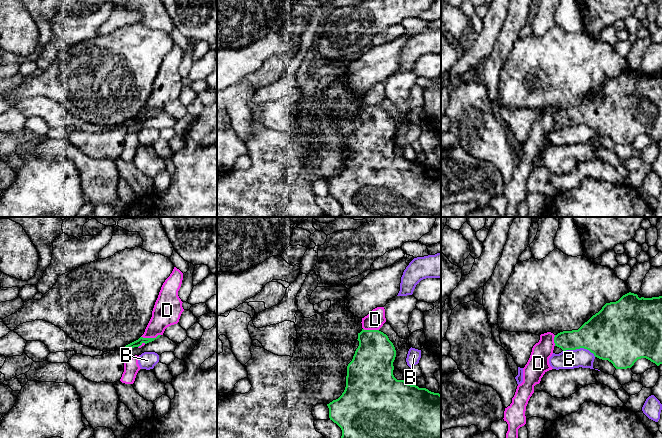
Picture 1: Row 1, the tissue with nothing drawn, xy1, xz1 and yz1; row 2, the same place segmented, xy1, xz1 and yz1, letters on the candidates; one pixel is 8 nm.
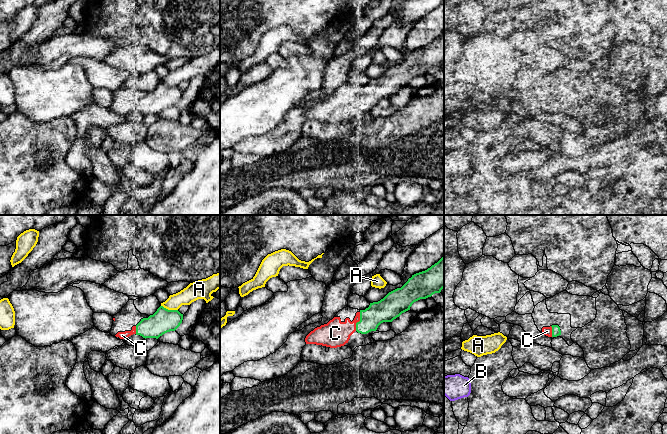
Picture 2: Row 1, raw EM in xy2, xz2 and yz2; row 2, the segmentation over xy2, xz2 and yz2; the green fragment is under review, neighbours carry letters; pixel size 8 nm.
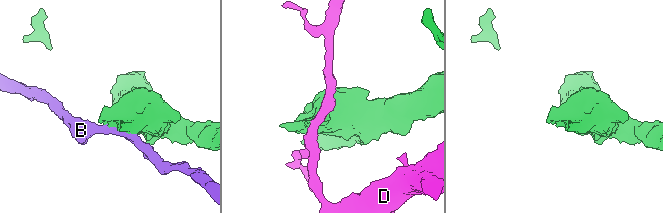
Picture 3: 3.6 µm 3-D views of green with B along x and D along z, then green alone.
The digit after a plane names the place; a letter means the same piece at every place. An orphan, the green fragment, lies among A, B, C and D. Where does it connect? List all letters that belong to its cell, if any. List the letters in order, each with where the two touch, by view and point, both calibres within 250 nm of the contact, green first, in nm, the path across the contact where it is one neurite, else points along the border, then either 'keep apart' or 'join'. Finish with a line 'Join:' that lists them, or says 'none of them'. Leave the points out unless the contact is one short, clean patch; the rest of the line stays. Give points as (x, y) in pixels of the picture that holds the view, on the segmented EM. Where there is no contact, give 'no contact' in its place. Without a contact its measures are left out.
A: meets green in xy2 at (169, 310); 190 nm thick on the green side, 140 nm on the other; keep apart
B: meets green in yz1 at (579, 348); 380 nm thick on the green side, 160 nm on the other; keep apart
C: meets green in xz2 at (359, 321); 190 nm thick on the green side, 220 nm on the other; join
D: meets green in xy1 at (150, 338); 60 nm thick on the green side, 220 nm on the other; border along xy1 (160, 334), (155, 337), (141, 337); keep apart
Join: C

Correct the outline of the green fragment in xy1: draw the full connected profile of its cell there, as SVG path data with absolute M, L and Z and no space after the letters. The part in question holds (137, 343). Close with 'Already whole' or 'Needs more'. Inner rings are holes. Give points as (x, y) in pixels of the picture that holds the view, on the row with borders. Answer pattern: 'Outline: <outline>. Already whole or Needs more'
Outline: M158 335L156 338L143 338L143 337L140 337L138 340L126 345L125 347L128 348L128 349L132 349L134 347L139 347L141 346L143 343L147 344L149 342L152 342L154 341L155 339L159 338L161 335Z. Already whole

